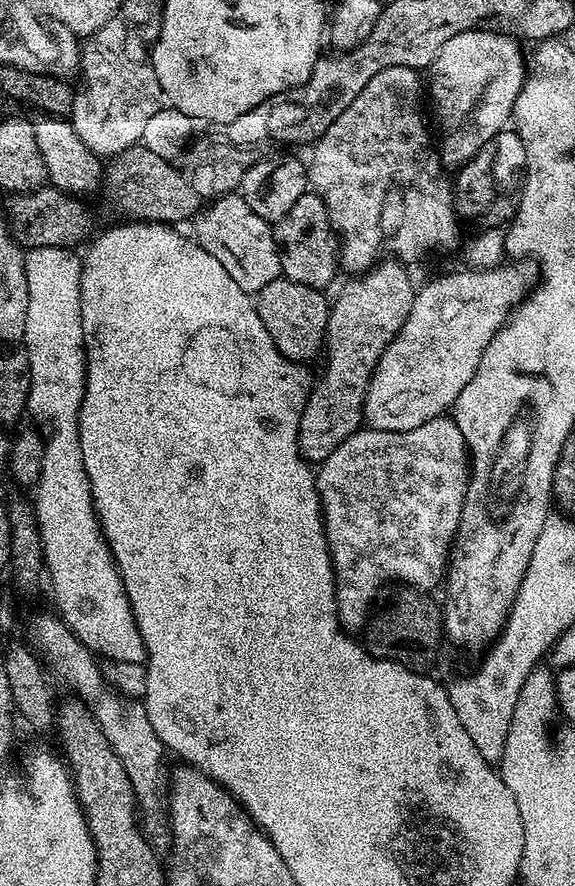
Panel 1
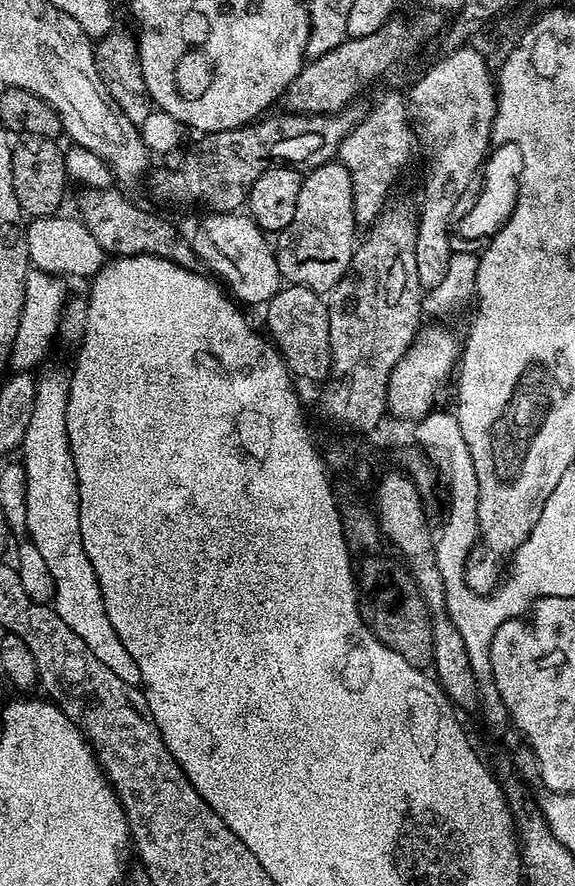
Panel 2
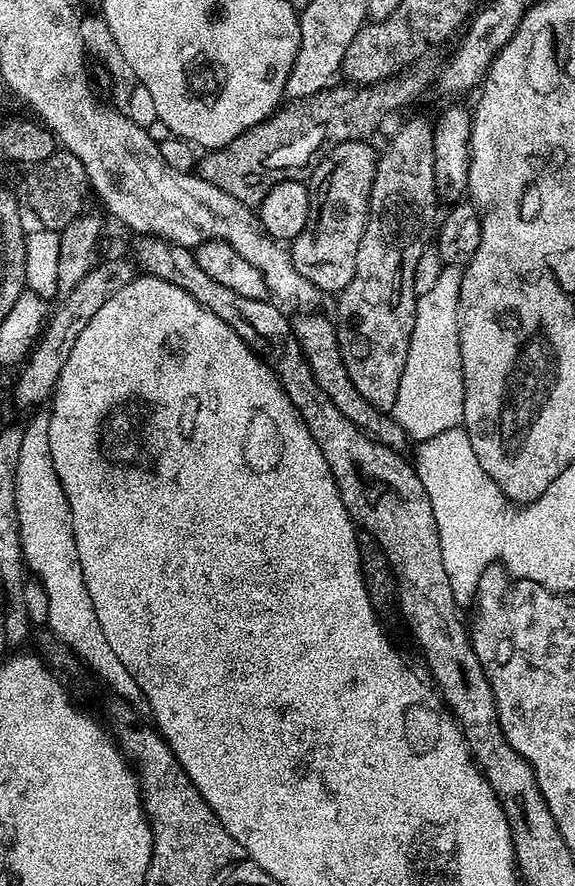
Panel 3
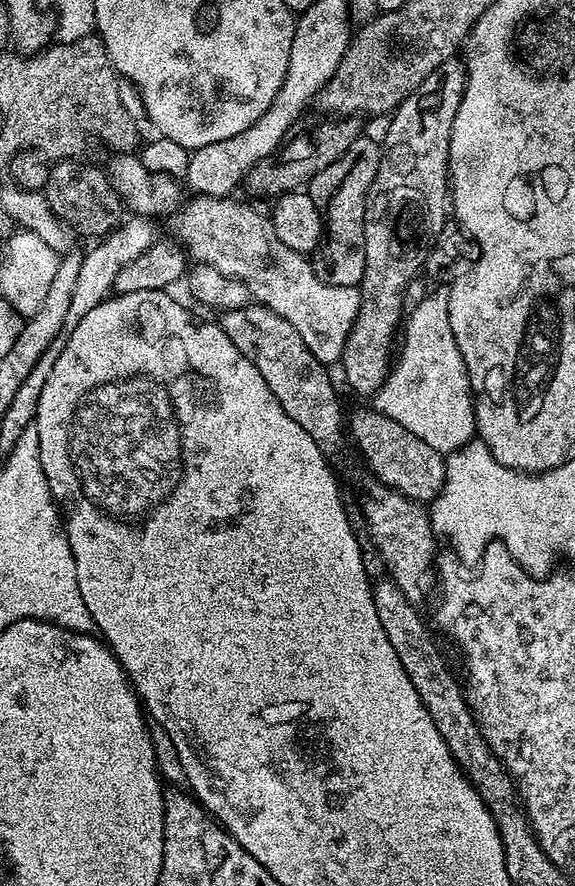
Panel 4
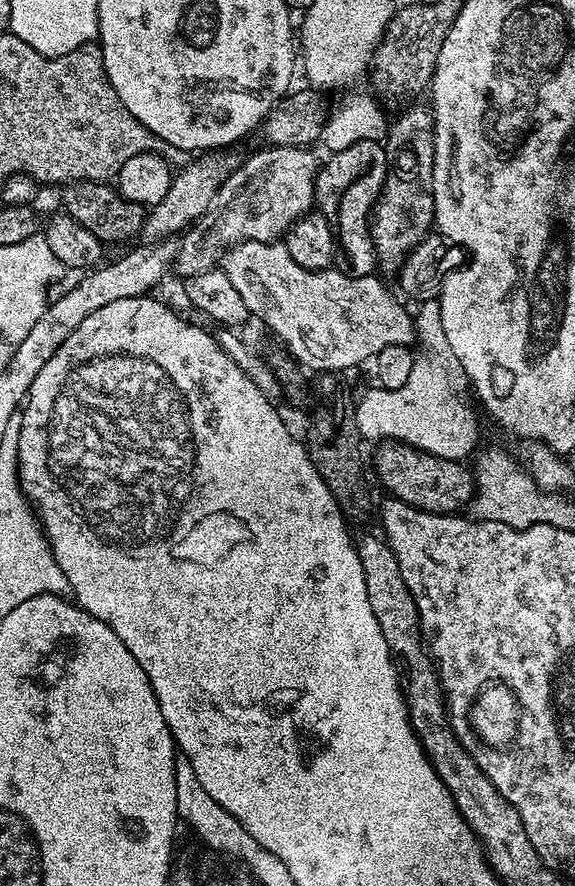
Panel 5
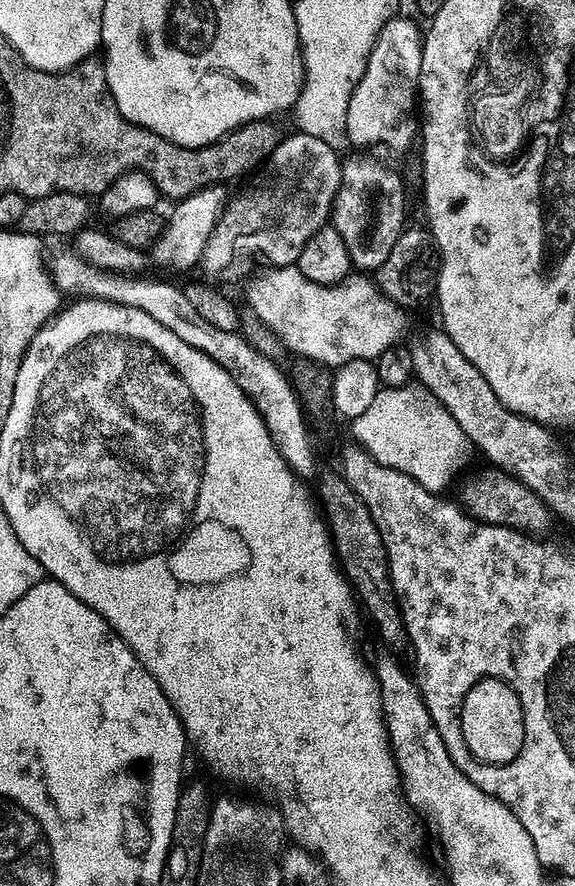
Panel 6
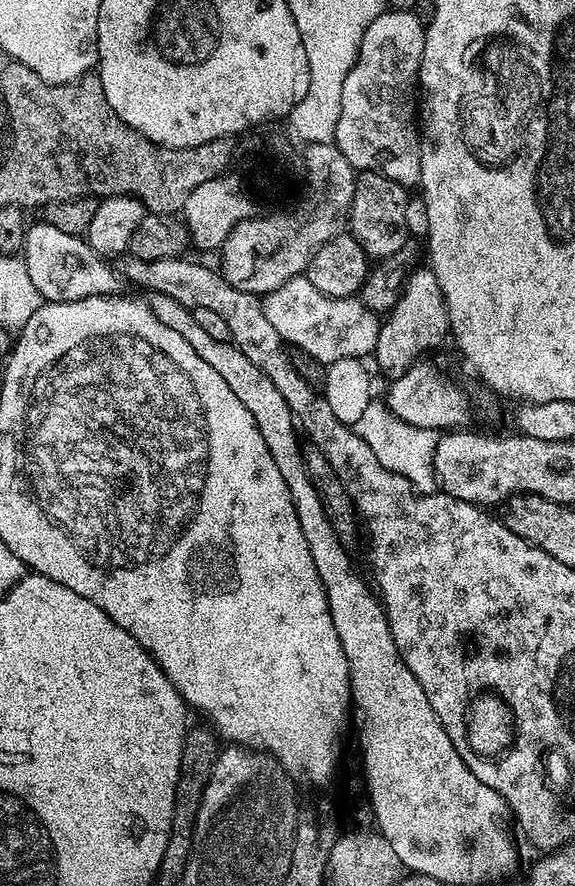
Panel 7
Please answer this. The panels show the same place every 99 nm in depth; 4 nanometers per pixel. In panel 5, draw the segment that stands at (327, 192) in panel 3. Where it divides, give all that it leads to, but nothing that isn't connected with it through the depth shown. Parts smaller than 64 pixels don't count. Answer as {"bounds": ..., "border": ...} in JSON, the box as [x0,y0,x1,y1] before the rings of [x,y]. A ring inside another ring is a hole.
{"bounds":[334,140,388,276],"border":[[[363,140],[362,142],[354,142],[352,146],[352,154],[362,154],[362,156],[372,156],[374,164],[368,166],[366,174],[362,174],[356,181],[347,186],[346,192],[342,194],[341,202],[338,203],[337,218],[334,221],[334,231],[338,241],[339,251],[342,253],[342,260],[346,265],[347,271],[353,276],[371,276],[377,271],[378,265],[376,263],[376,247],[372,241],[372,225],[370,223],[372,218],[372,208],[376,204],[376,200],[380,196],[380,191],[384,185],[384,179],[388,173],[388,155],[384,153],[384,144],[378,140]]]}

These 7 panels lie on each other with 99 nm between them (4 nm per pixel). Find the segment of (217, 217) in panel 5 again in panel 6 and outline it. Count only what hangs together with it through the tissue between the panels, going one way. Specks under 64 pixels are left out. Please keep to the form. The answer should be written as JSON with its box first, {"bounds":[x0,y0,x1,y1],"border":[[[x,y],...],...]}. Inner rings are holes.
{"bounds":[198,130,341,283],"border":[[[299,130],[293,133],[281,139],[279,146],[263,165],[262,172],[267,176],[256,177],[244,191],[225,203],[198,263],[209,281],[222,283],[236,280],[246,273],[249,275],[253,259],[258,254],[266,258],[266,262],[273,267],[295,265],[306,242],[318,229],[329,223],[335,194],[341,182],[341,157],[338,158],[337,149],[328,146],[322,139]]]}

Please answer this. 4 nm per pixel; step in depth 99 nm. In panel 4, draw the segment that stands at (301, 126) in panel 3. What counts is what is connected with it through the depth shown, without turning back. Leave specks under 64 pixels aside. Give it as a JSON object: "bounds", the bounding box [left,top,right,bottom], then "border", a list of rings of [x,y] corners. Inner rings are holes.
{"bounds":[246,118,362,198],"border":[[[320,118],[317,124],[306,125],[300,136],[293,135],[276,153],[274,159],[258,162],[249,170],[246,188],[248,184],[250,191],[257,192],[260,196],[270,194],[272,198],[303,189],[312,176],[333,164],[354,141],[360,139],[362,135],[360,122],[356,118]]]}

